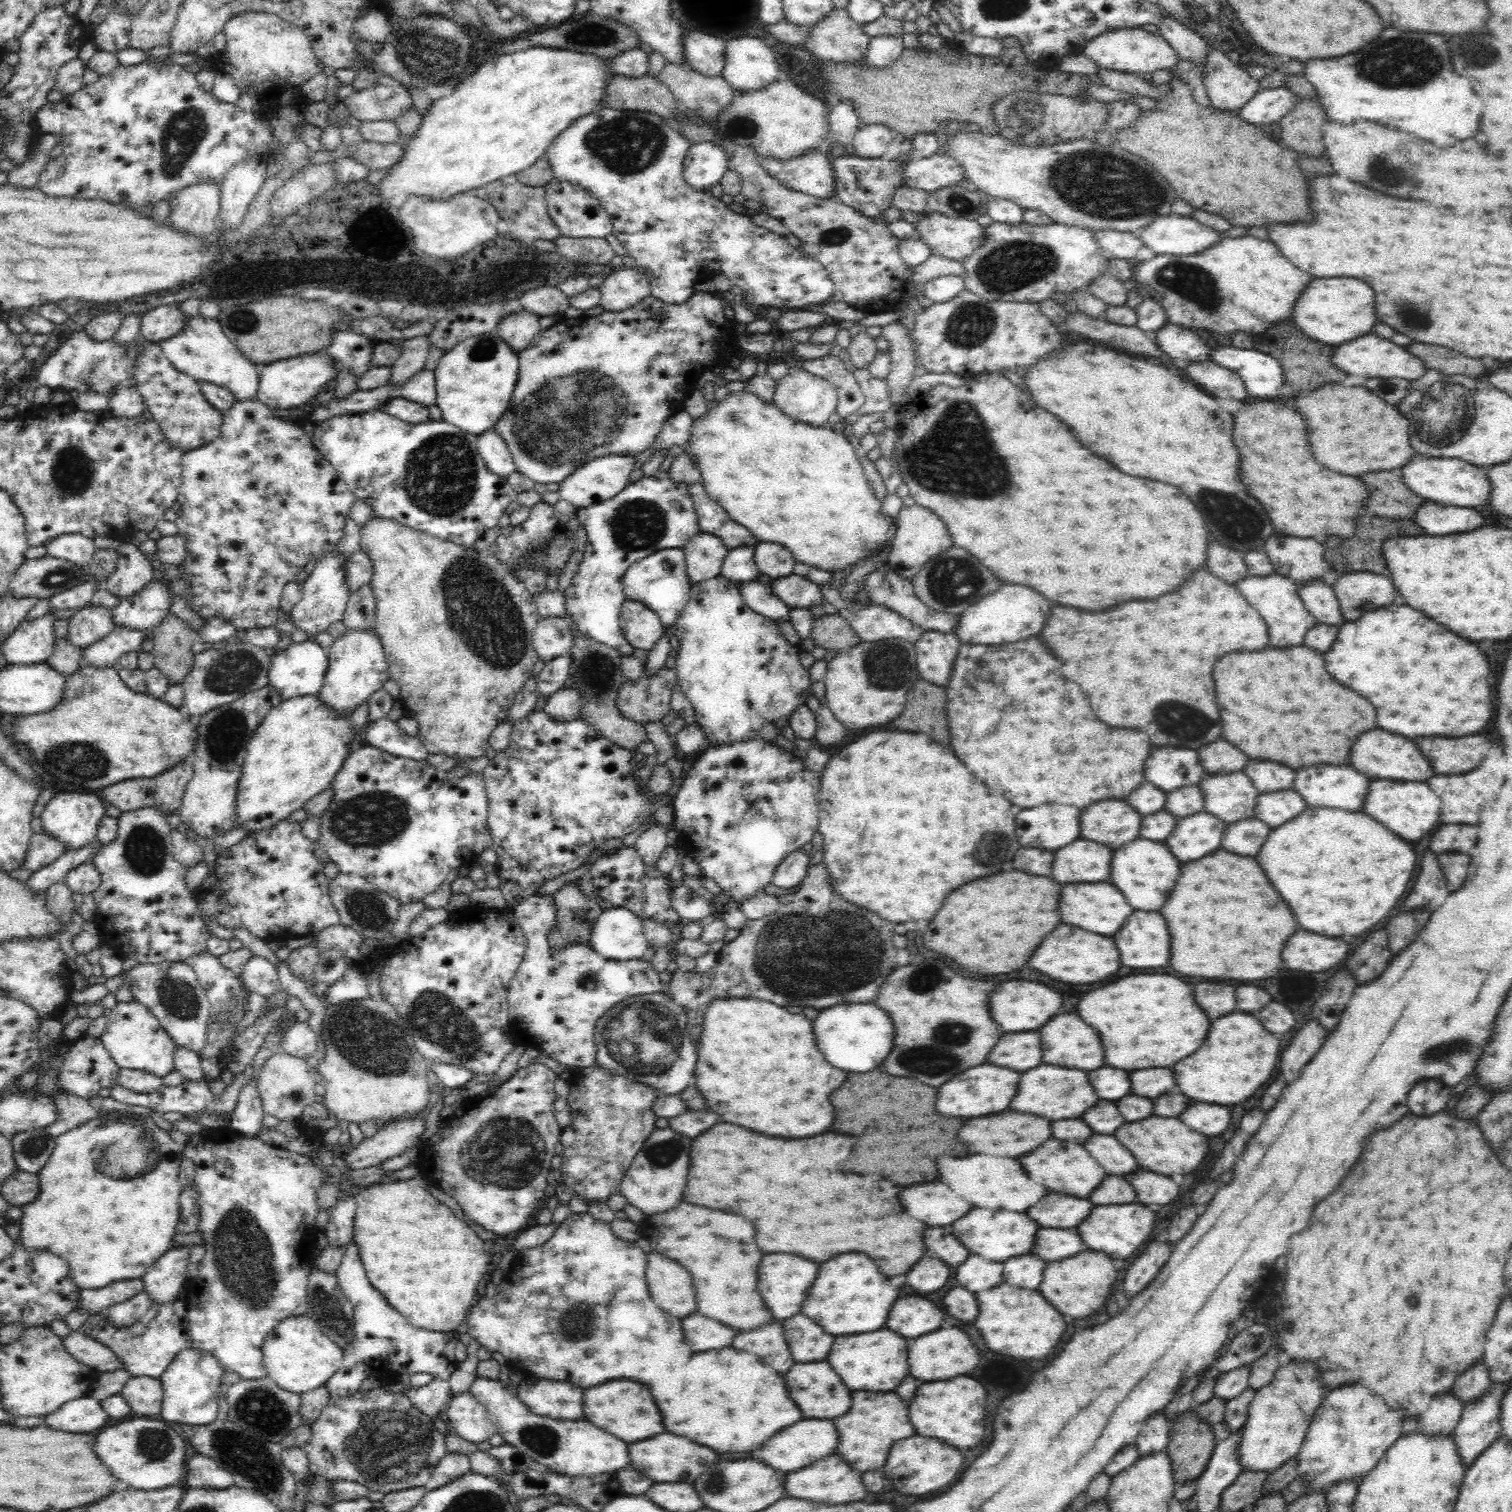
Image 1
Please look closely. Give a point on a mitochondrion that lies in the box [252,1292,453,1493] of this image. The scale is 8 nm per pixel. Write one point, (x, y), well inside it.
(388, 1446)

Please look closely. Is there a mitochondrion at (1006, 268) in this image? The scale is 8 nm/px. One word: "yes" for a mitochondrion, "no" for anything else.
yes

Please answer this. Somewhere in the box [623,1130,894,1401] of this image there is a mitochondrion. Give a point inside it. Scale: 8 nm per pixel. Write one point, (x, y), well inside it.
(665, 1152)

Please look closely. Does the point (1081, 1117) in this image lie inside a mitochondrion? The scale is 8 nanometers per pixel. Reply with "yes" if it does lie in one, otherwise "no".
no

